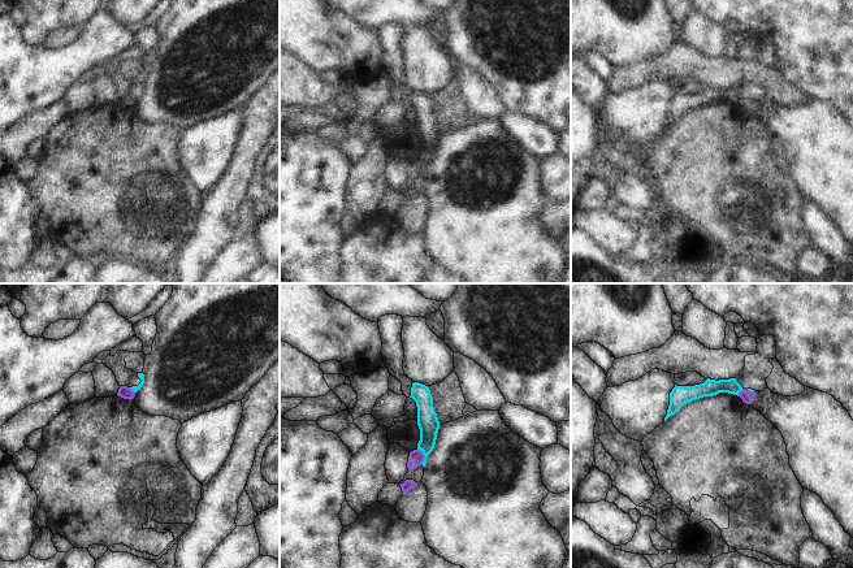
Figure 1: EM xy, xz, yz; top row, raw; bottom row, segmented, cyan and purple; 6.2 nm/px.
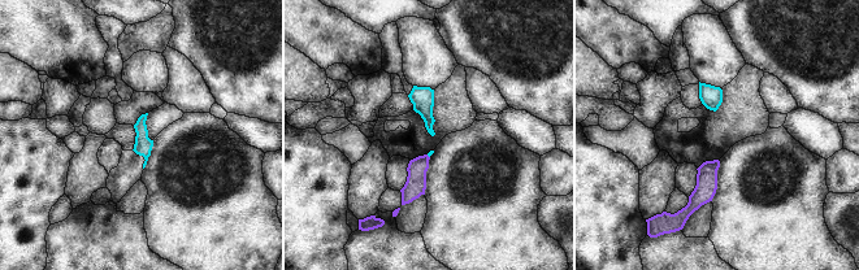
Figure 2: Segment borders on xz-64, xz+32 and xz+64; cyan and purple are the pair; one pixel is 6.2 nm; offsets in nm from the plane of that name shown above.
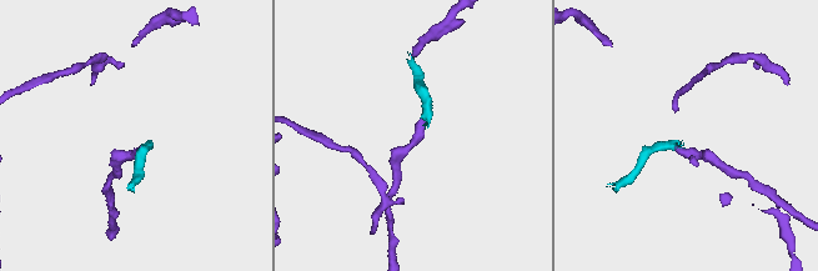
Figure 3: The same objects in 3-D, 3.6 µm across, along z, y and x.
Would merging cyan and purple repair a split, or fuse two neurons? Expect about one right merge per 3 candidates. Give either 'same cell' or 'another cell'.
another cell

